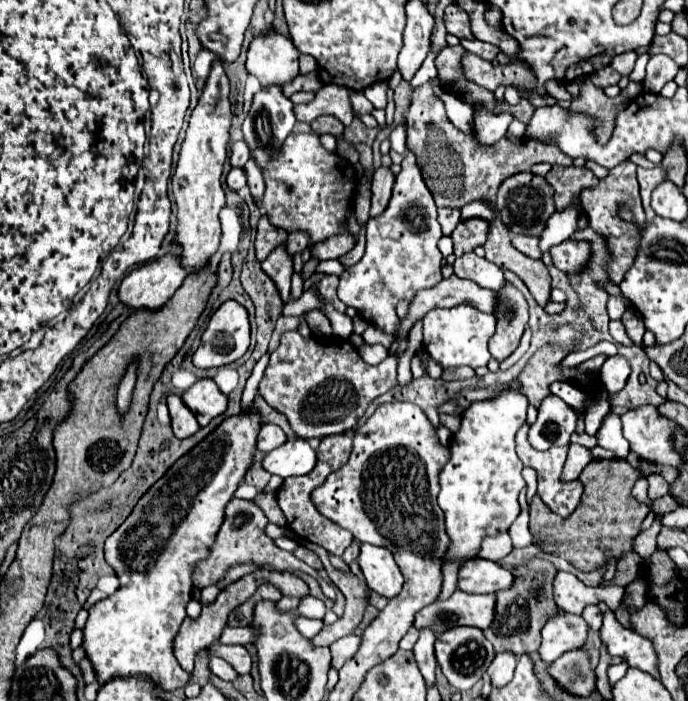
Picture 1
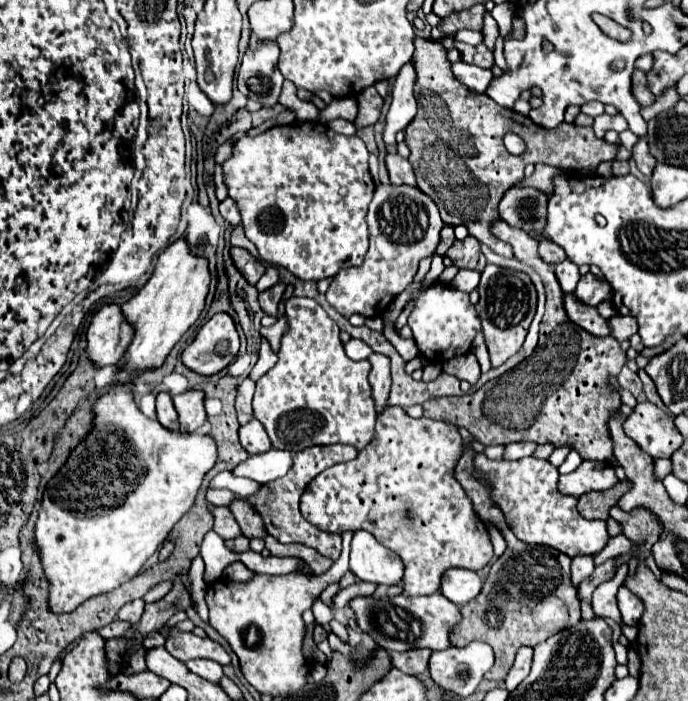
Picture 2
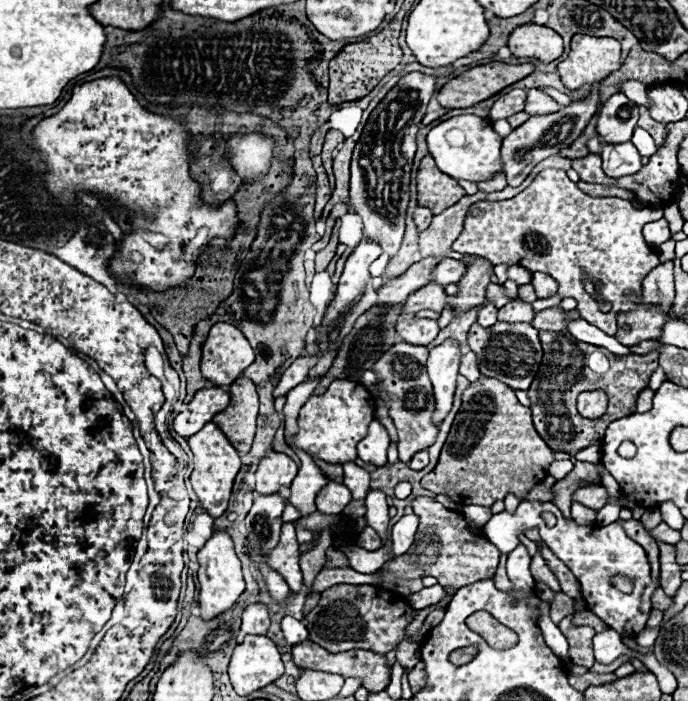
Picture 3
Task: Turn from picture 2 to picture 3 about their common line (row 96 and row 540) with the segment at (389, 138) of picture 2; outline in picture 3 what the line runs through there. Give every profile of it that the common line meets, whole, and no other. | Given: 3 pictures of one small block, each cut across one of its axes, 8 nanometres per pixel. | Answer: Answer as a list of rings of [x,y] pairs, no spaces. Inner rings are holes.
[[[406,514],[394,524],[394,528],[392,528],[392,552],[396,558],[406,554],[408,548],[414,544],[416,528],[418,528],[418,516],[414,516],[414,514]]]

